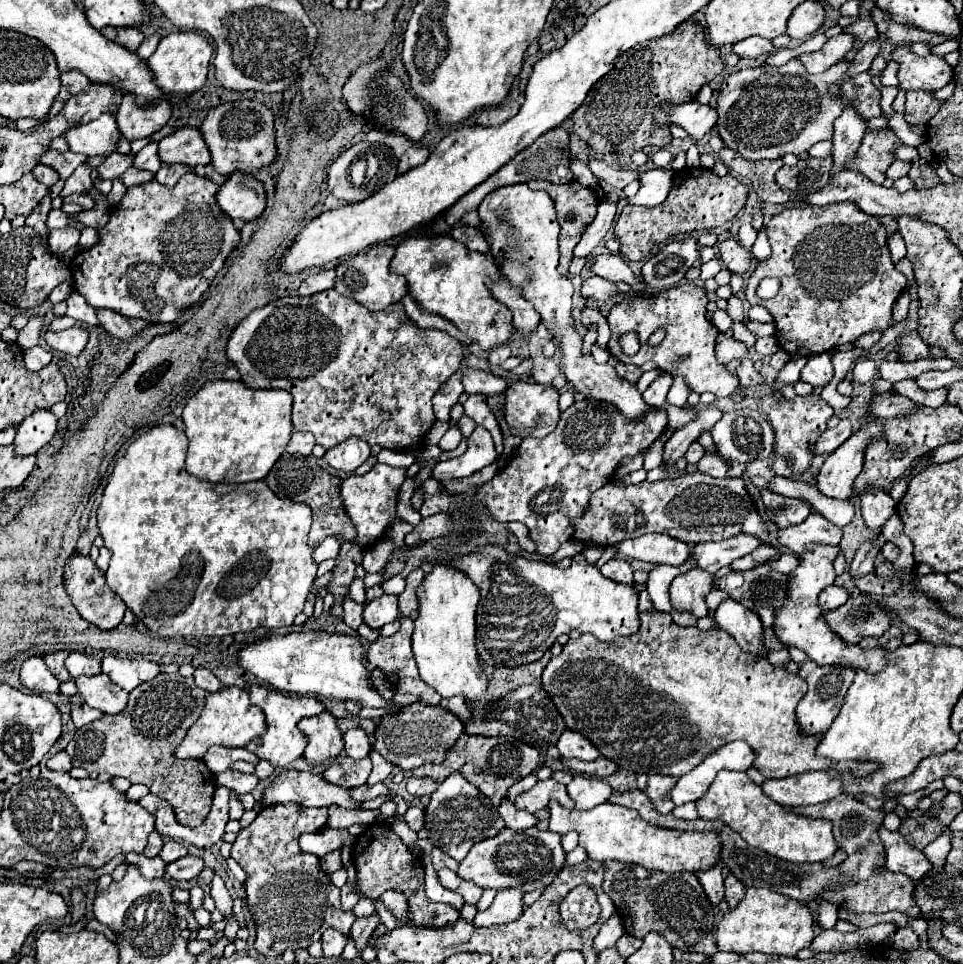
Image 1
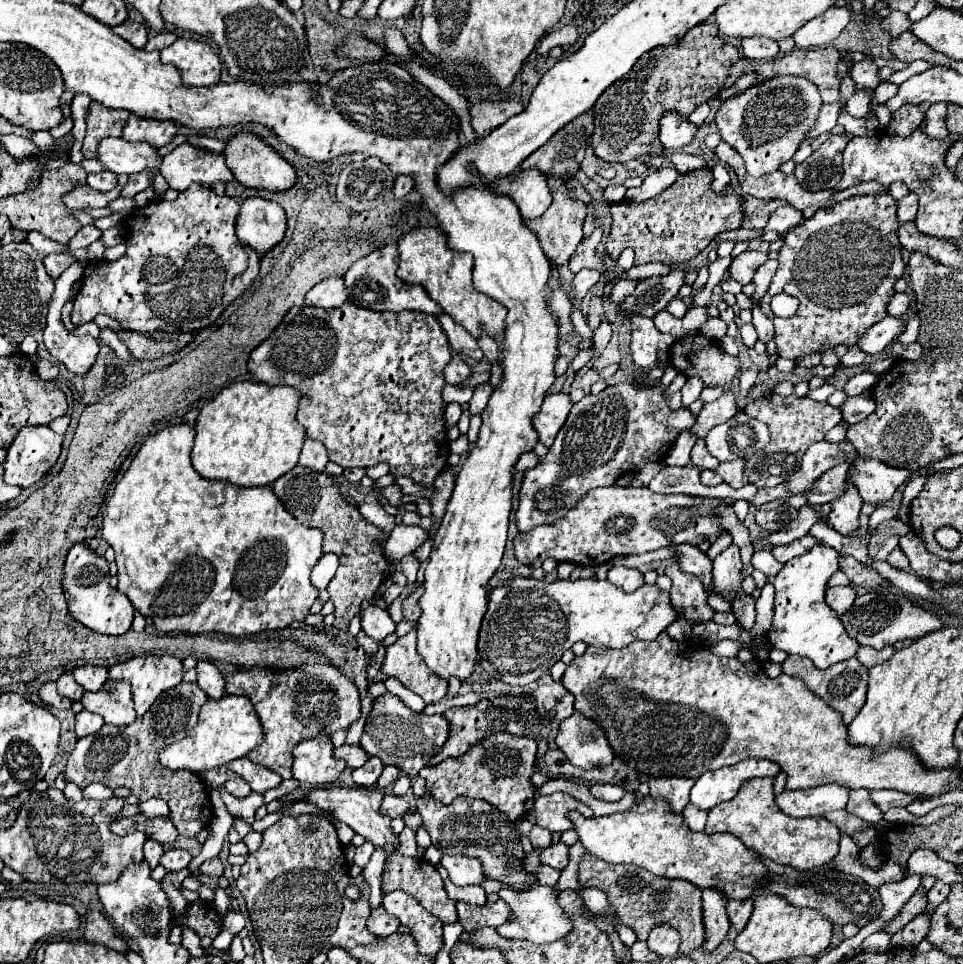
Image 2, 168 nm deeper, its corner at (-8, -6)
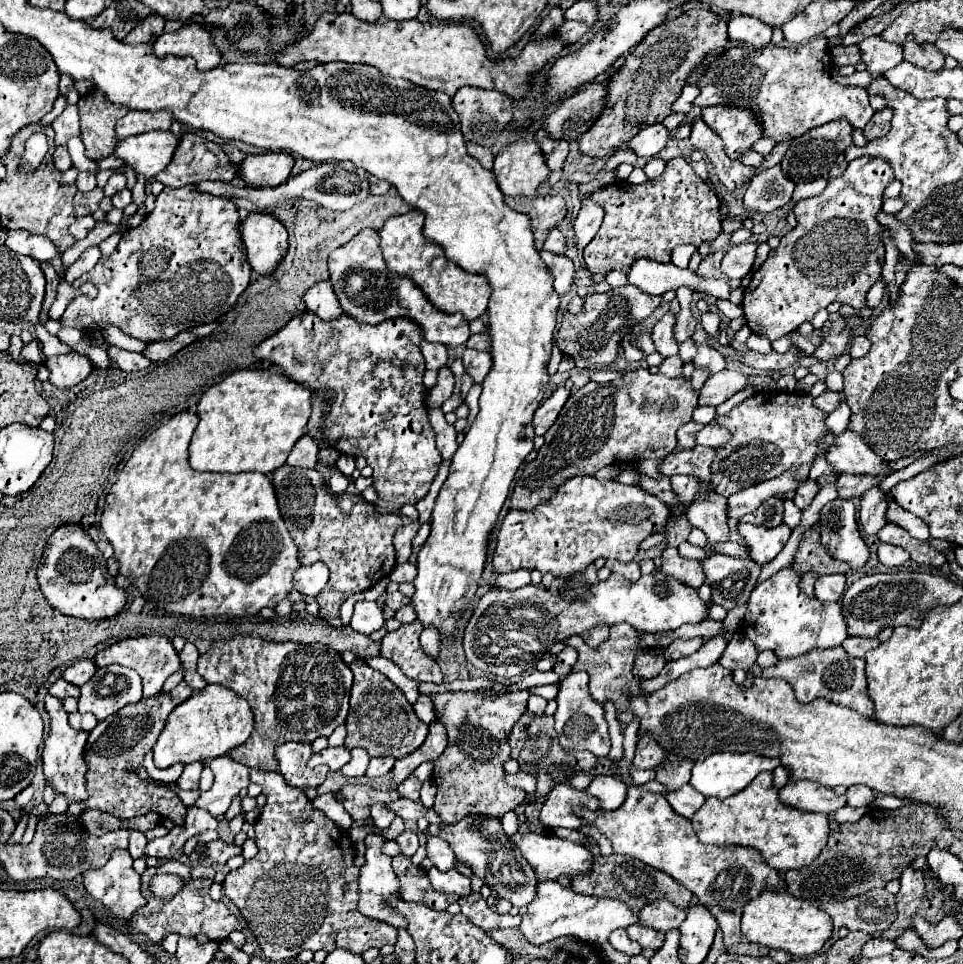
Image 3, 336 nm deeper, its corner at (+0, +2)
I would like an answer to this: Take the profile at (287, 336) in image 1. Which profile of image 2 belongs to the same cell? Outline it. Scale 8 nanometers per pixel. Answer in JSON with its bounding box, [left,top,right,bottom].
[248,301,452,487]

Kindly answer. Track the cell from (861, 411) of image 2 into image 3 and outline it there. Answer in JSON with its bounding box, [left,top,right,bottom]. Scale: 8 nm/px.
[814,391,844,413]

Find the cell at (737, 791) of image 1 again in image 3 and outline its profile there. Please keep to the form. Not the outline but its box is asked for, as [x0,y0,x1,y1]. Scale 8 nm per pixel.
[690,771,830,871]

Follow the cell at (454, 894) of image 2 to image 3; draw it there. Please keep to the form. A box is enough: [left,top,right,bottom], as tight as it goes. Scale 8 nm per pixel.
[428,867,470,895]

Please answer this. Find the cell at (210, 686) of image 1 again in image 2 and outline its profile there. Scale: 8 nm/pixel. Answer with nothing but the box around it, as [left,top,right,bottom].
[196,661,224,699]

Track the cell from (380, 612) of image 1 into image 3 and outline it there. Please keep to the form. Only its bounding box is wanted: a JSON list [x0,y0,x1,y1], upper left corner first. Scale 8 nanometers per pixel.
[350,601,386,635]

